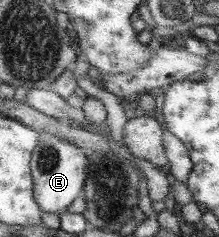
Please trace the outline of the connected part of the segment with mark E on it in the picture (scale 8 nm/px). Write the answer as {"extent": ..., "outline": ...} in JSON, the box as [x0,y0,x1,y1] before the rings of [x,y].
{"extent":[30,132,87,215],"outline":[[[39,132],[39,143],[33,150],[30,161],[34,198],[41,211],[60,215],[83,191],[87,173],[87,151],[54,137],[49,132]]]}

